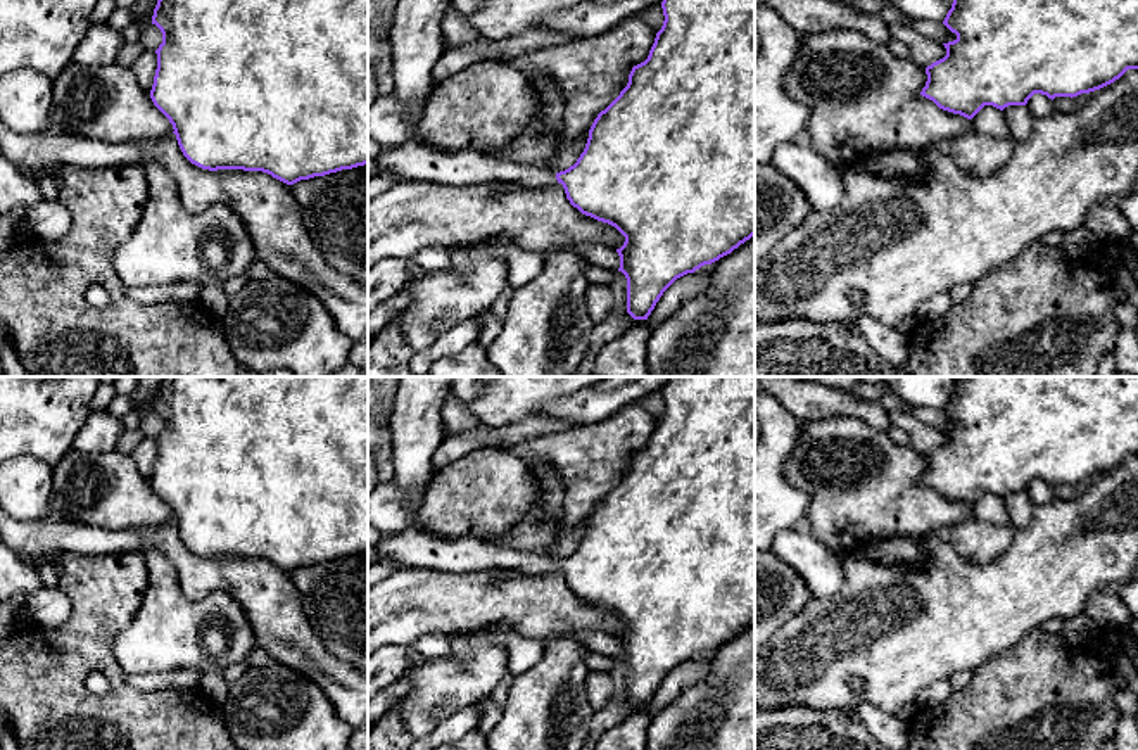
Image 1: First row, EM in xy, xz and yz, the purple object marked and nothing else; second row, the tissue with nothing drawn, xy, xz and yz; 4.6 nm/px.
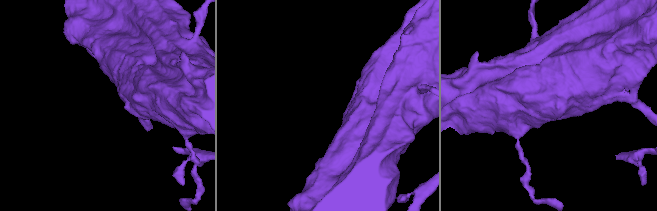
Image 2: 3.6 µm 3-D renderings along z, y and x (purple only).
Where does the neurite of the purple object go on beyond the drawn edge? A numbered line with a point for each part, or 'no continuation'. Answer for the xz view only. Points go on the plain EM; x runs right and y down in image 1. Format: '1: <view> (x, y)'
1: xz (413, 548)

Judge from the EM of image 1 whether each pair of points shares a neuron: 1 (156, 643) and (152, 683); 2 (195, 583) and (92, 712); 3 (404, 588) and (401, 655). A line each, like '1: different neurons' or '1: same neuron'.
1: different neurons
2: different neurons
3: different neurons

